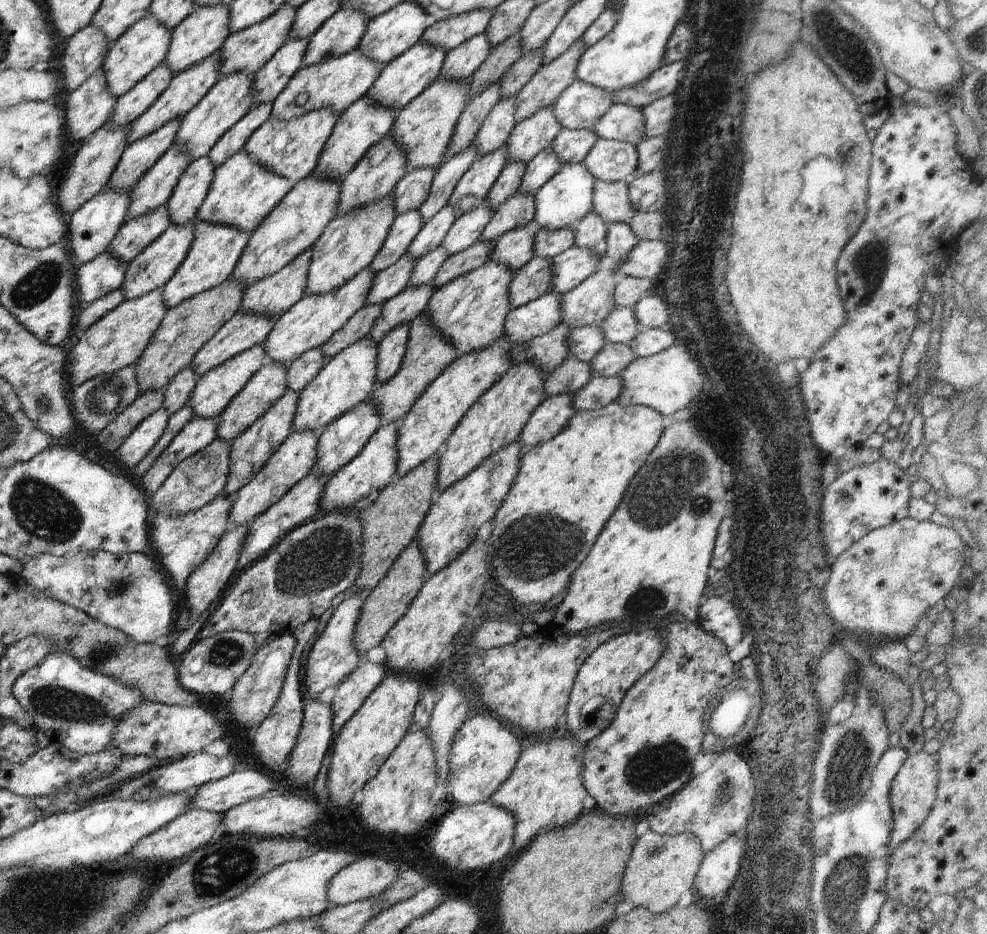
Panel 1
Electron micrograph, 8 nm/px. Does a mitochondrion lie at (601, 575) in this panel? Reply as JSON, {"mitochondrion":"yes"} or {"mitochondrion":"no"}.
{"mitochondrion":"no"}

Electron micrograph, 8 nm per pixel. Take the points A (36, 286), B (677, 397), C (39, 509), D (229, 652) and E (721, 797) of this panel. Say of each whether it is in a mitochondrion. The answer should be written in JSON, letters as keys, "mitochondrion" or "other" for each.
{"A":"mitochondrion","B":"other","C":"mitochondrion","D":"mitochondrion","E":"mitochondrion"}

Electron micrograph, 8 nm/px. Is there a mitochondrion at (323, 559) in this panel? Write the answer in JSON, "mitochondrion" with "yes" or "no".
{"mitochondrion":"yes"}

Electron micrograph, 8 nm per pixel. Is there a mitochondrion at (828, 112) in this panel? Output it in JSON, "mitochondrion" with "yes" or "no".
{"mitochondrion":"no"}

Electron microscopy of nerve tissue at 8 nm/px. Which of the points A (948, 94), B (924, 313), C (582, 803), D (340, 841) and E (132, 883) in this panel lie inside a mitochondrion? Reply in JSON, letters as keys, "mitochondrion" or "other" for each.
{"A":"other","B":"other","C":"other","D":"other","E":"other"}

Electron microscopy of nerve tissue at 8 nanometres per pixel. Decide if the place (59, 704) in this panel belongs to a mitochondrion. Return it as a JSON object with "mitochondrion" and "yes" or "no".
{"mitochondrion":"yes"}

